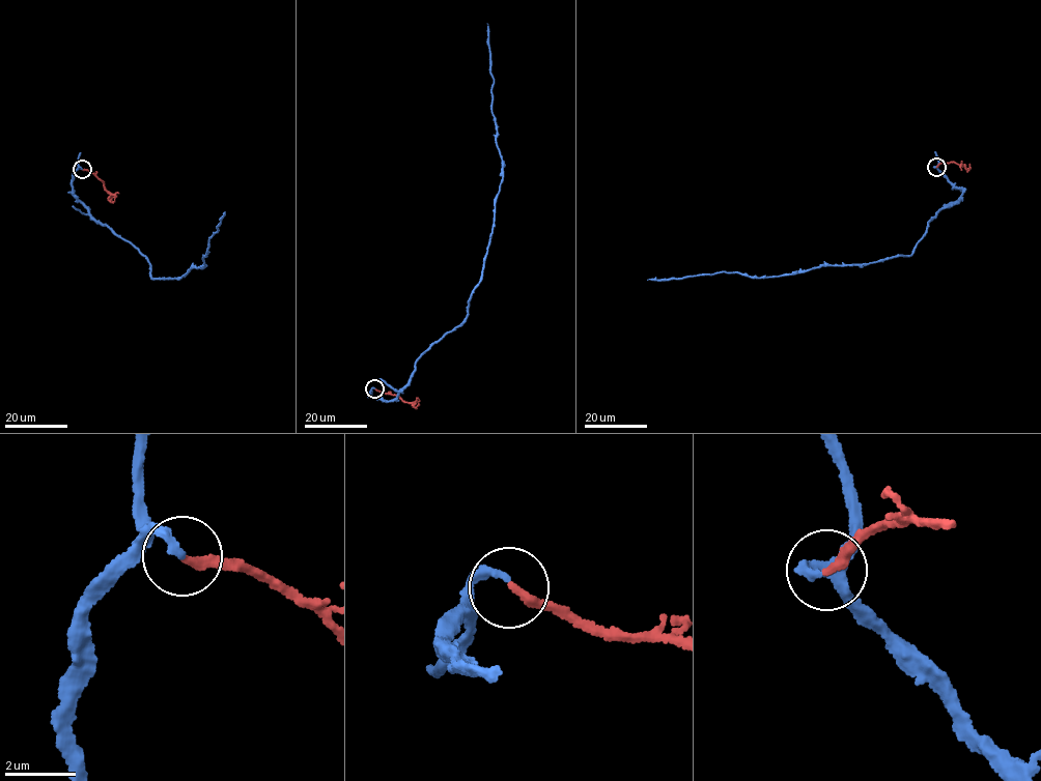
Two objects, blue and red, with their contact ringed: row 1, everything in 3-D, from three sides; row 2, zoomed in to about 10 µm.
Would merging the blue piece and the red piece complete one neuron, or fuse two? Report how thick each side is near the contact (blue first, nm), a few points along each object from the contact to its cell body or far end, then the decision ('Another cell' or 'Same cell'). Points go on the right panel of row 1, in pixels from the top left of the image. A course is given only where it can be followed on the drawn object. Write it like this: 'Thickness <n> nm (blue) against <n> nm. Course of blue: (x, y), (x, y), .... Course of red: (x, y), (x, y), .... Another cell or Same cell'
Thickness 200 nm (blue) against 260 nm. Course of blue: (935, 167), (961, 187), (961, 199), (928, 222), (908, 255), (770, 277), (715, 272), (647, 280). Course of red: (936, 167), (951, 162), (969, 168), (966, 169). Same cell

